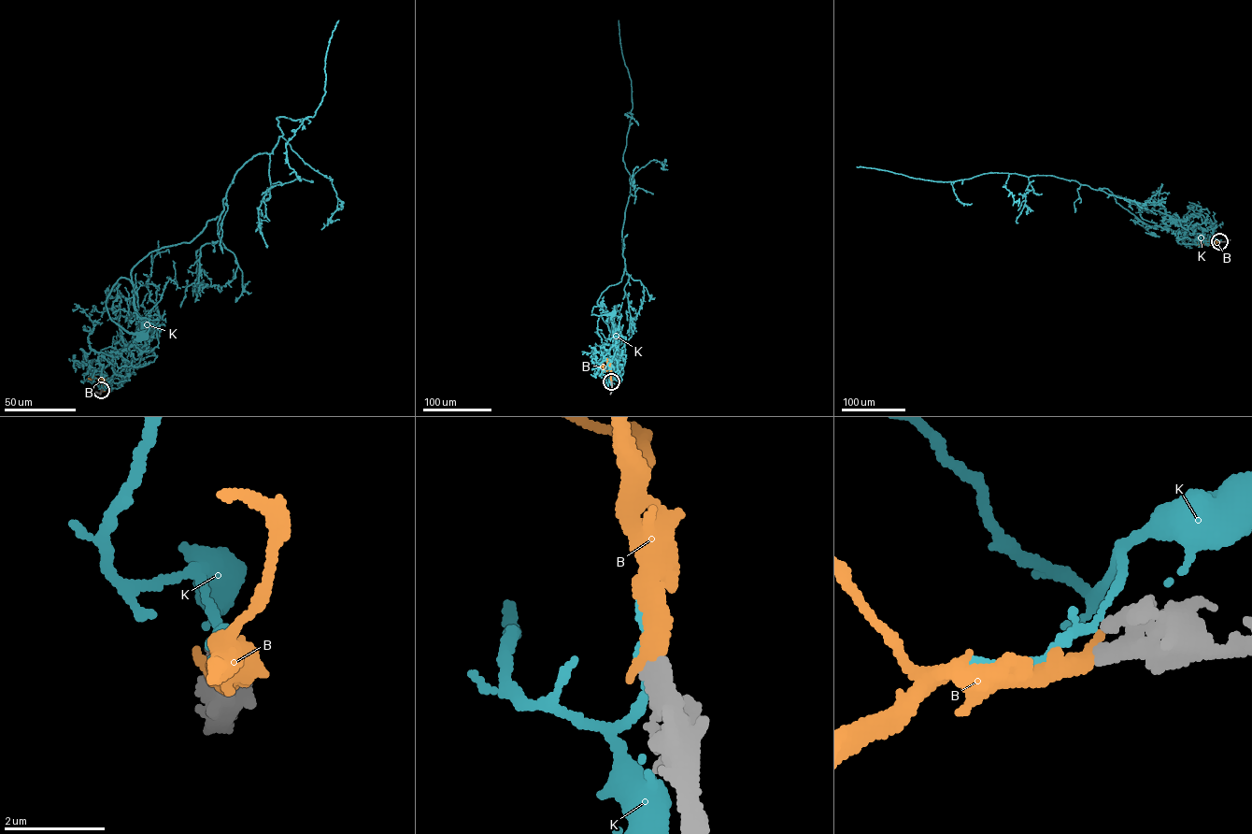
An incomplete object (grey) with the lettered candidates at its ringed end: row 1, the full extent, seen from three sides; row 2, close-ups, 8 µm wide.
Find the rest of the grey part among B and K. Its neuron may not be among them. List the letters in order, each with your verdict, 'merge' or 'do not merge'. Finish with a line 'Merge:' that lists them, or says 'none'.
B: merge
K: do not merge
Merge: B

